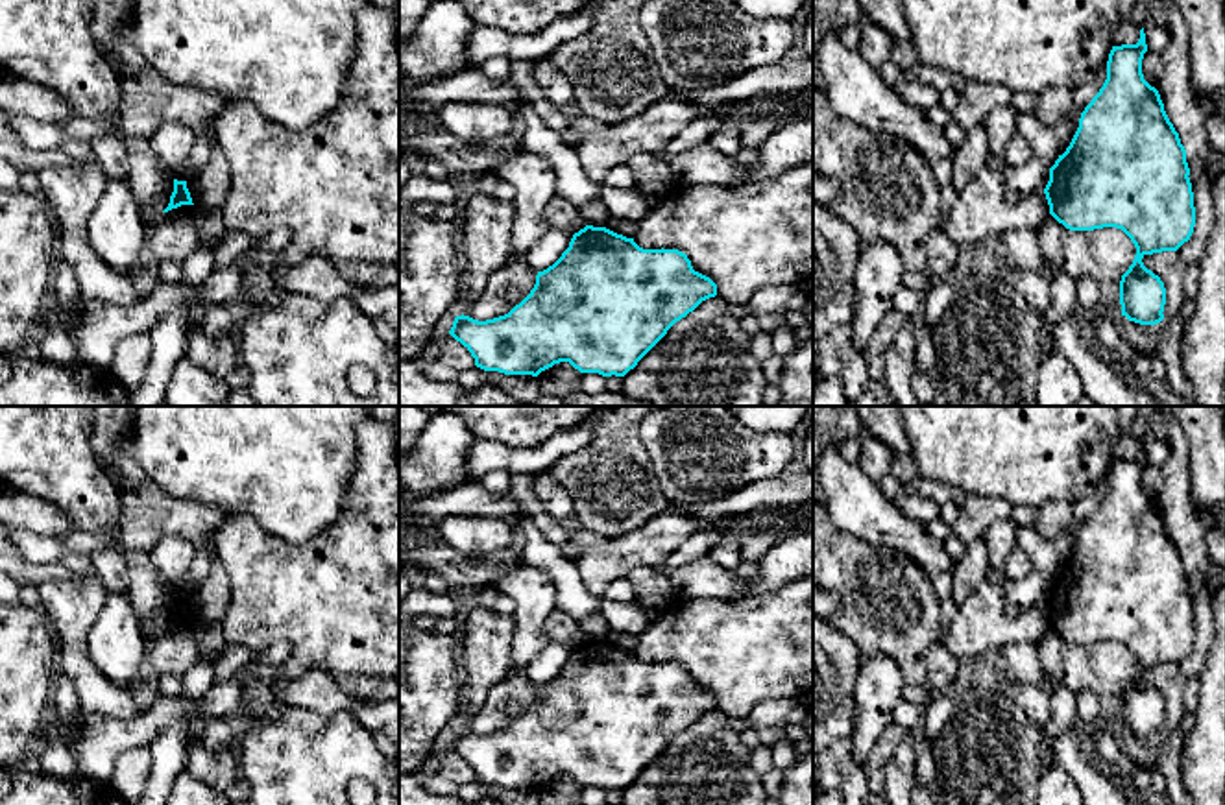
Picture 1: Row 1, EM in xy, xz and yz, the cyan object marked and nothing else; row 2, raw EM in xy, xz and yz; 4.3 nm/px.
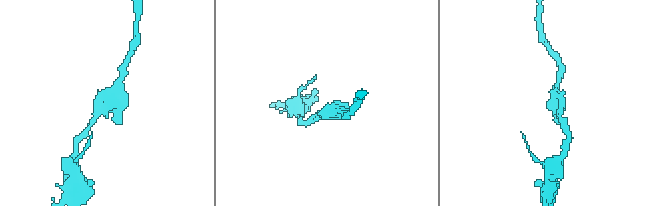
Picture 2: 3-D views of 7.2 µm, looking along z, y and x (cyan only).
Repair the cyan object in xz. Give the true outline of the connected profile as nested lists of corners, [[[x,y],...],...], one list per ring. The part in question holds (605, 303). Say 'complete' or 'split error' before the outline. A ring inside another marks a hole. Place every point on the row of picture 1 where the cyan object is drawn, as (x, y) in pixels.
complete; [[[586,225],[573,234],[562,257],[538,271],[530,294],[508,314],[479,321],[456,316],[449,334],[460,342],[484,371],[504,375],[532,375],[560,362],[569,362],[580,373],[625,377],[667,334],[667,330],[693,312],[702,301],[717,295],[717,284],[693,270],[691,260],[678,249],[643,249],[634,238],[606,227]]]

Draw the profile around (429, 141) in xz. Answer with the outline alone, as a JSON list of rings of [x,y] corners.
[[[440,126],[406,129],[406,144],[423,155],[436,155],[449,174],[469,177],[497,172],[506,159],[523,150],[514,135],[486,144],[469,144]]]

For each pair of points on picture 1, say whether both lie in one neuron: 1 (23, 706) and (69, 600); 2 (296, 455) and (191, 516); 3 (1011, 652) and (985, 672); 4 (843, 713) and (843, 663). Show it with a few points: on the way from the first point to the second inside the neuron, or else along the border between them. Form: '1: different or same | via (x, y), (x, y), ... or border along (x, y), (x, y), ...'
1: different | border along (39, 610), (50, 623)
2: different | border along (167, 493), (181, 501), (217, 504), (231, 514)
3: different | border along (998, 648), (1013, 672)
4: same | via (841, 700), (841, 676)

